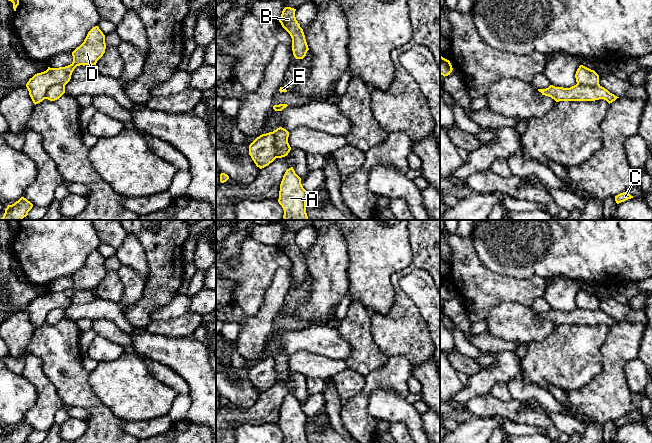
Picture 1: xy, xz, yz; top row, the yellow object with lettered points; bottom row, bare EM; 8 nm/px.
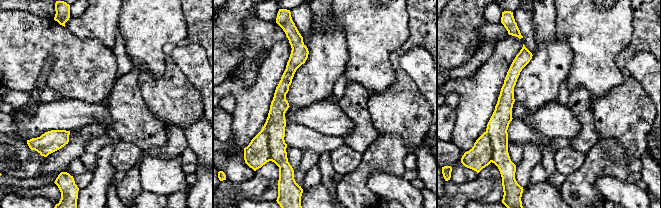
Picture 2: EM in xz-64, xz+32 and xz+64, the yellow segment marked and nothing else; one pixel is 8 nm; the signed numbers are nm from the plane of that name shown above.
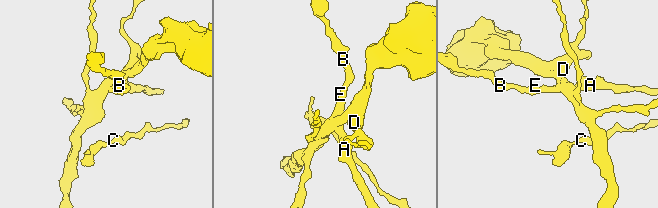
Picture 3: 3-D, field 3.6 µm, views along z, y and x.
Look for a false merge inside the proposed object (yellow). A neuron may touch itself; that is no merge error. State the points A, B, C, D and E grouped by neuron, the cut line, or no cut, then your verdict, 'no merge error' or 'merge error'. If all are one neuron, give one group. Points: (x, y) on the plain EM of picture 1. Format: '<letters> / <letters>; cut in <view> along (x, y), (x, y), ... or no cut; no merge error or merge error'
A B C E / D; cut in xz along (271, 356), (275, 362), (276, 381); merge error

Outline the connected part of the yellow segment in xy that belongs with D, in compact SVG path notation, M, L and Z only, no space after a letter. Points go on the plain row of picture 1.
M98 250L93 251L84 266L73 276L73 286L65 291L50 292L35 298L26 308L29 319L36 329L46 323L47 315L54 309L66 309L72 296L80 289L96 289L106 273L105 259Z

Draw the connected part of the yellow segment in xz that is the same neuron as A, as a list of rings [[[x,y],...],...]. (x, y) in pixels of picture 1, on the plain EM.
[[[293,391],[286,394],[280,408],[278,426],[284,434],[284,443],[308,443],[306,423],[308,417]]]

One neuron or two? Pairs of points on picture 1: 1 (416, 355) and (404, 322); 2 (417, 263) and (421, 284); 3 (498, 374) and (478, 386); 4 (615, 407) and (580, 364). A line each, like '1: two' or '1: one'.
1: one
2: two
3: one
4: two

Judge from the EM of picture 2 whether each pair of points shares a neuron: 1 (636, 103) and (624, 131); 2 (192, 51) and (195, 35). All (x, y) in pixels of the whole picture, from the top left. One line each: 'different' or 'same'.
1: same
2: different

